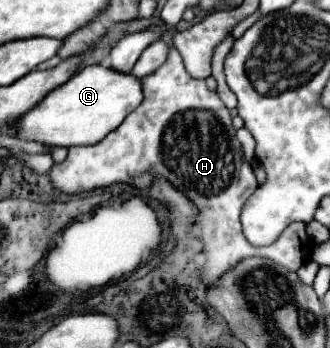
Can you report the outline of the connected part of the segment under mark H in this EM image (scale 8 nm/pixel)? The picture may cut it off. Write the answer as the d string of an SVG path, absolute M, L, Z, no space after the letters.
M174 47L170 49L170 59L154 71L154 75L142 77L142 85L144 101L118 129L94 145L70 147L68 157L50 169L54 187L64 193L90 191L112 183L148 187L152 177L160 175L202 211L198 227L206 255L206 271L202 273L204 285L214 283L214 279L220 279L230 267L234 267L234 263L238 263L238 259L250 255L274 259L290 271L296 271L308 255L310 237L304 223L292 223L278 241L268 247L250 245L242 233L240 211L256 191L258 181L242 155L242 145L236 139L230 111L220 97L206 87L204 79L188 75L182 57Z

